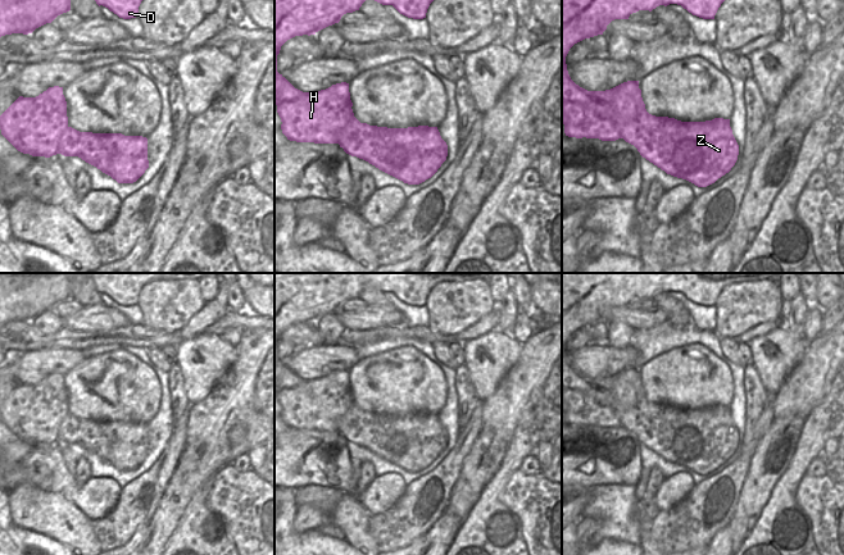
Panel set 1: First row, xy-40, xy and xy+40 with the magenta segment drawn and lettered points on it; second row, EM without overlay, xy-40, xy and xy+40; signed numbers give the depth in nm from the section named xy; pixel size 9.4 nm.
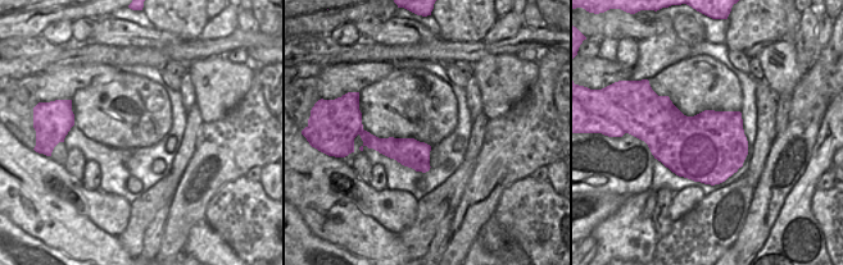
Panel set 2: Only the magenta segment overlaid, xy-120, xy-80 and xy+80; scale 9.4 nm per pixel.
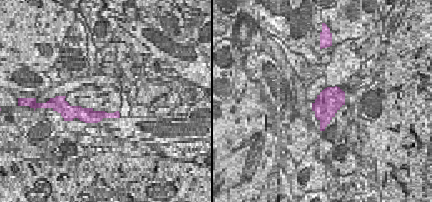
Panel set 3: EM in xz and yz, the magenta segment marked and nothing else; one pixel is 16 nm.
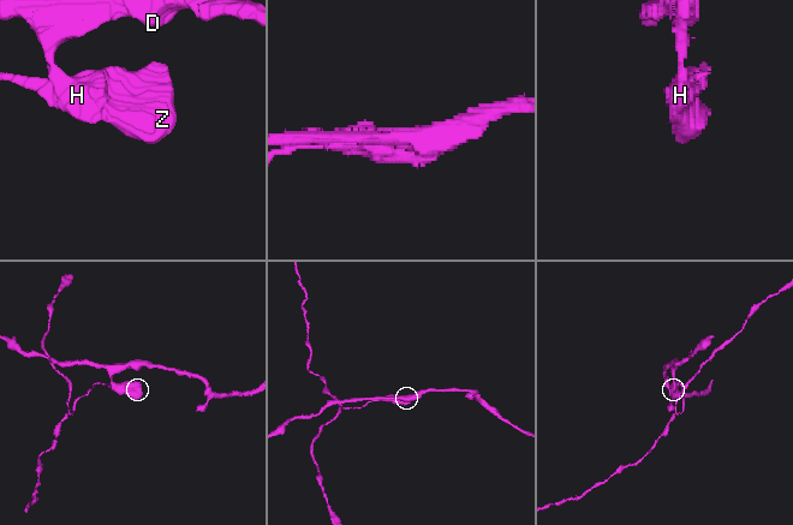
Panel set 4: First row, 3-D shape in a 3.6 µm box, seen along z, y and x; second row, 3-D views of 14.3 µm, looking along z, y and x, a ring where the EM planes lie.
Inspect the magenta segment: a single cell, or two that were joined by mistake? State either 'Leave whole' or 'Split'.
Split.

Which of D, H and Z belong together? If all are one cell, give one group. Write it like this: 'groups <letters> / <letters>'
groups D Z / H

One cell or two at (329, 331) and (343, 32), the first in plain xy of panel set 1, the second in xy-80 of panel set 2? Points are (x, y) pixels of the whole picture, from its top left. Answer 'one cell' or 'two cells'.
one cell

